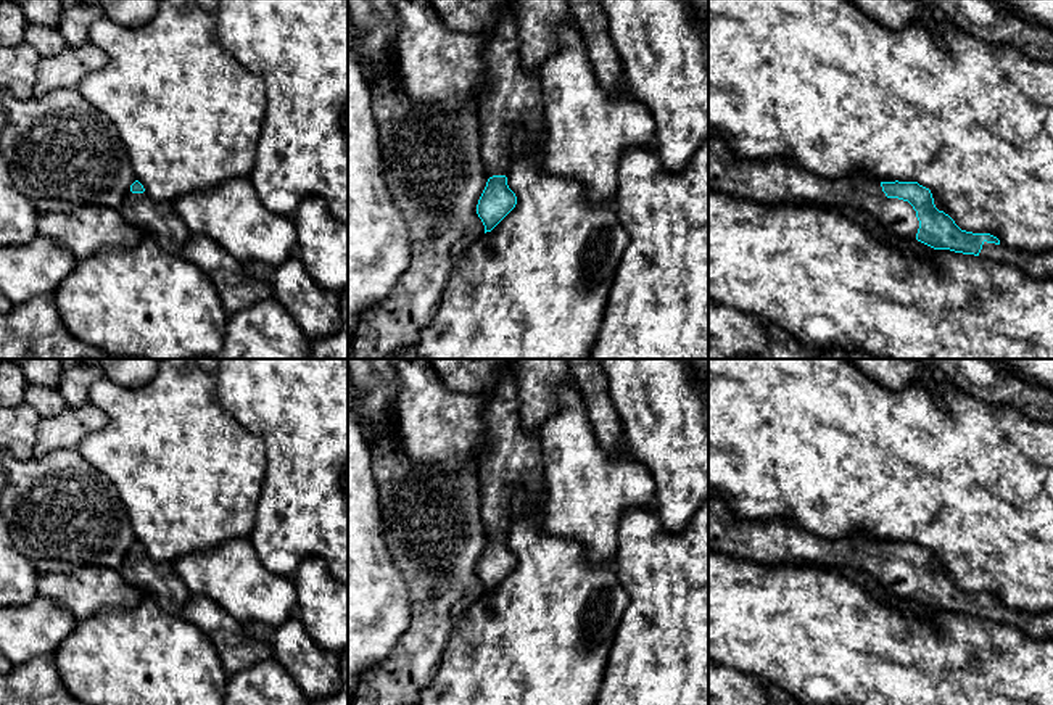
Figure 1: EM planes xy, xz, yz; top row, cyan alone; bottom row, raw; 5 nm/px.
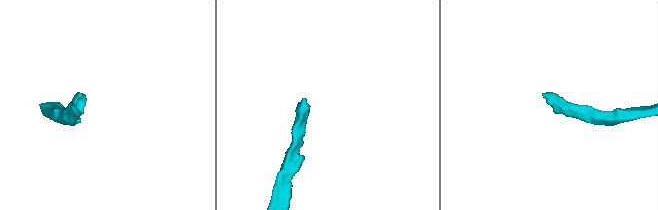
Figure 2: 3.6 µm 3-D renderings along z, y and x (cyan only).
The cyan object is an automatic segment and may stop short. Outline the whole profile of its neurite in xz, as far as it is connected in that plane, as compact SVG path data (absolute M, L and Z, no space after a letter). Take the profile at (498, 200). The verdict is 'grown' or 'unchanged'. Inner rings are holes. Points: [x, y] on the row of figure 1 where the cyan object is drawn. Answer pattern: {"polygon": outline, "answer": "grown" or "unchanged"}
{"polygon": "M504 18L498 23L494 32L488 37L483 58L488 66L488 80L477 103L477 116L480 119L480 134L483 140L483 161L489 179L478 200L477 214L486 233L517 204L517 196L509 188L506 177L514 155L514 134L522 129L528 132L533 140L538 140L546 132L546 121L539 79L522 63L514 18Z", "answer": "grown"}

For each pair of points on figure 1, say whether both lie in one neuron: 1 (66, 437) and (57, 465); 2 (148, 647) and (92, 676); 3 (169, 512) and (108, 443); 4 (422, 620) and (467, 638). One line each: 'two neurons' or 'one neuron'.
1: two neurons
2: one neuron
3: one neuron
4: two neurons

